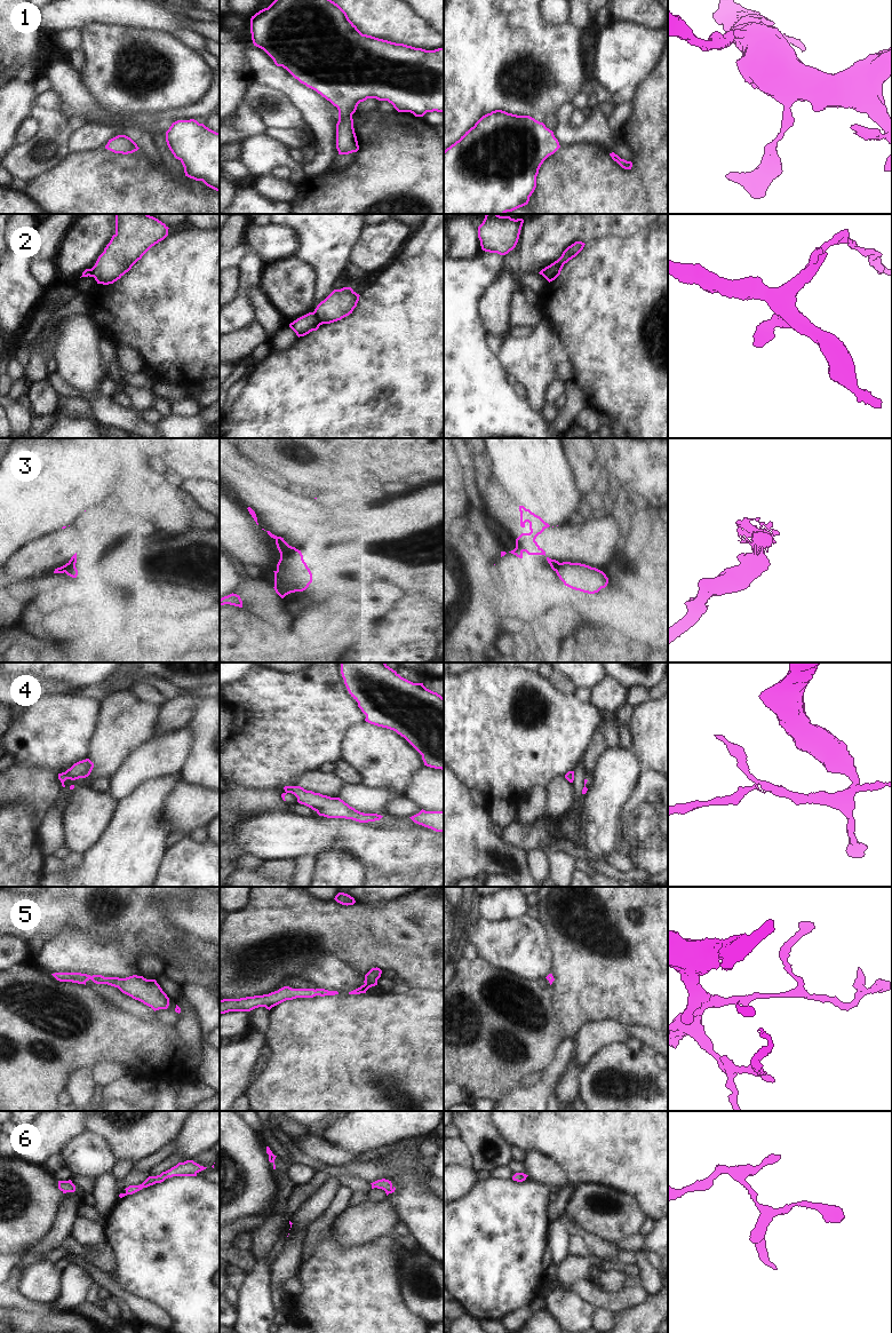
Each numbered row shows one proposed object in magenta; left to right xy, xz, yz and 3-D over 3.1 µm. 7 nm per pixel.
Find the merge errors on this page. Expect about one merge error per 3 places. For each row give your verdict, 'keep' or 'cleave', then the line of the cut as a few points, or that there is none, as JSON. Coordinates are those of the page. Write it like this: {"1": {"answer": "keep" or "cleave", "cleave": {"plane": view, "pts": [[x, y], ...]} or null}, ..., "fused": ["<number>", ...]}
{"1": {"answer": "keep", "cleave": null}, "2": {"answer": "cleave", "cleave": {"plane": "xz", "pts": [[313, 311], [321, 324]]}}, "3": {"answer": "cleave", "cleave": {"plane": "xz", "pts": [[296, 549], [280, 558]]}}, "4": {"answer": "cleave", "cleave": {"plane": "xy", "pts": [[60, 774], [61, 780]]}}, "5": {"answer": "keep", "cleave": null}, "6": {"answer": "keep", "cleave": null}, "fused": ["2", "3", "4"]}

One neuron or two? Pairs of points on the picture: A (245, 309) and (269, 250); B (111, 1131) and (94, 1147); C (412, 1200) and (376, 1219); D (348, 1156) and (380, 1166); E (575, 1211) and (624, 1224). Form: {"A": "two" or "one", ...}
{"A": "two", "B": "two", "C": "two", "D": "two", "E": "one"}

